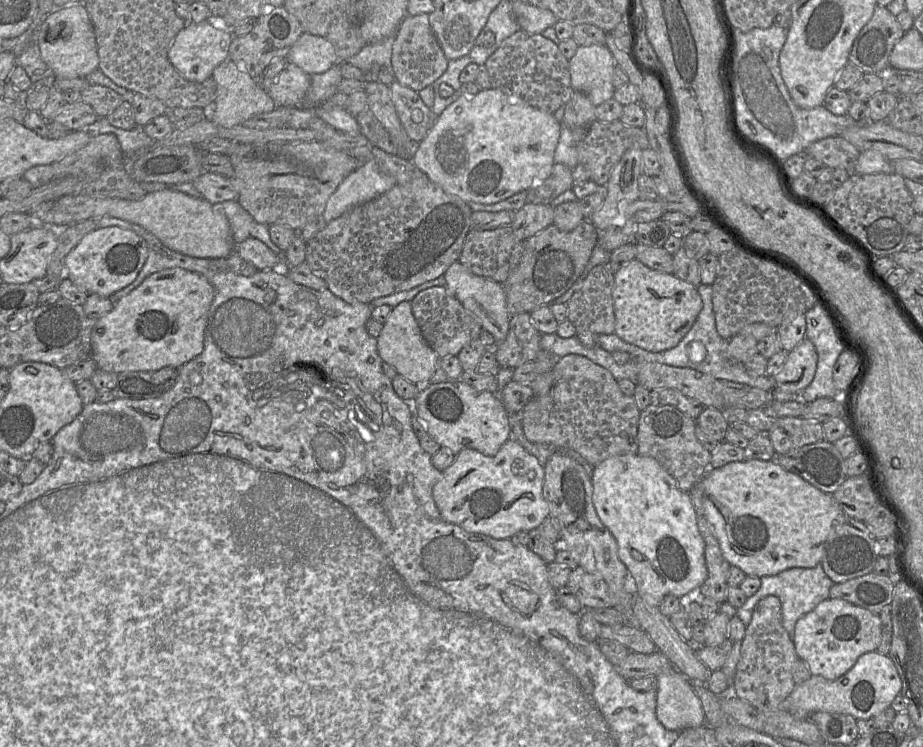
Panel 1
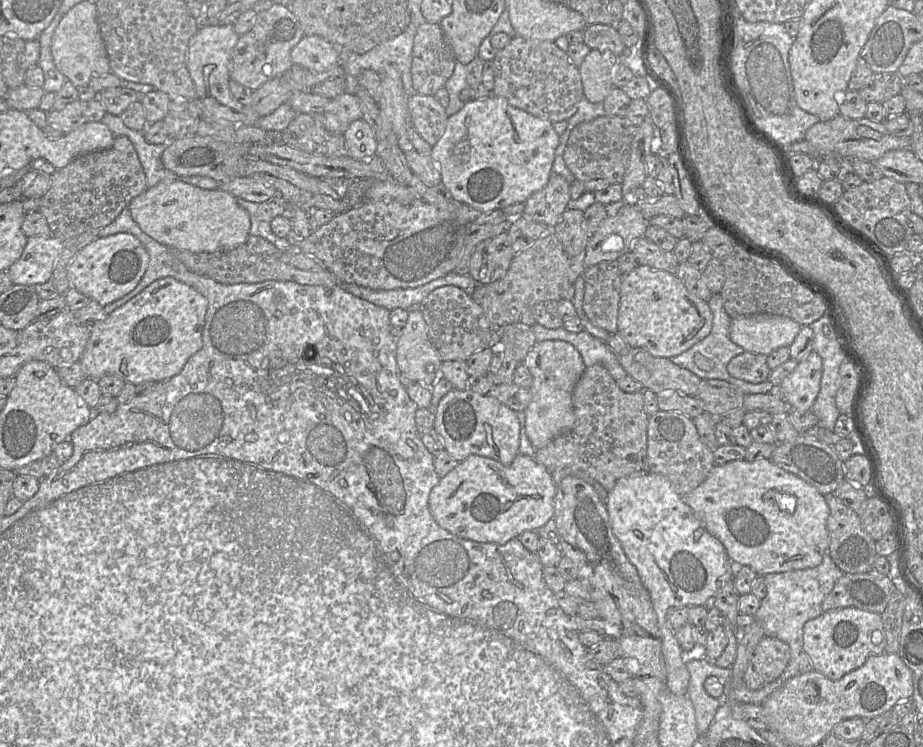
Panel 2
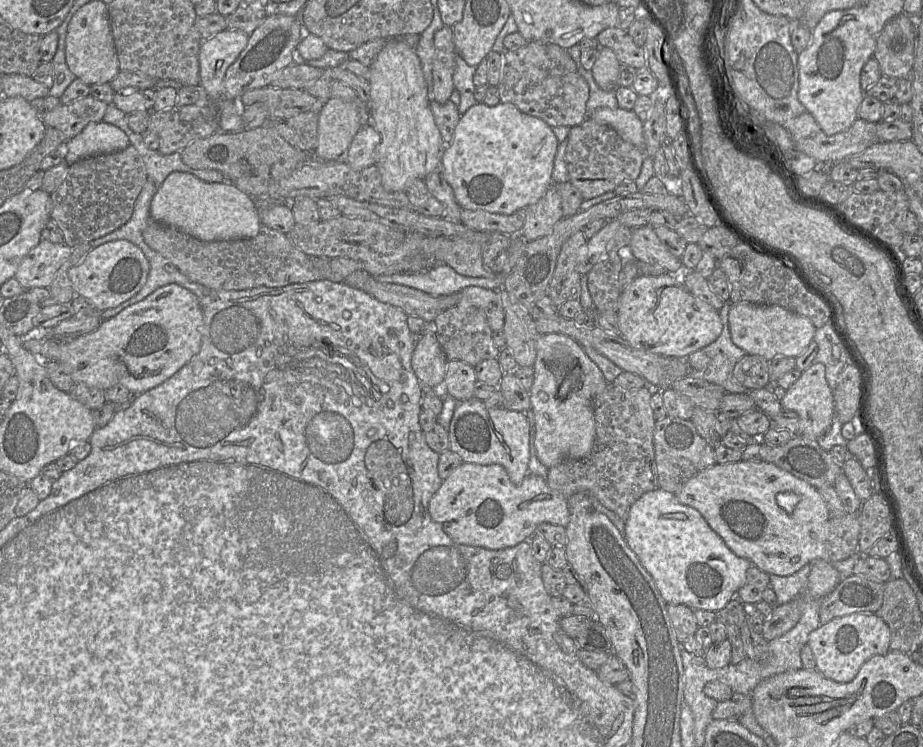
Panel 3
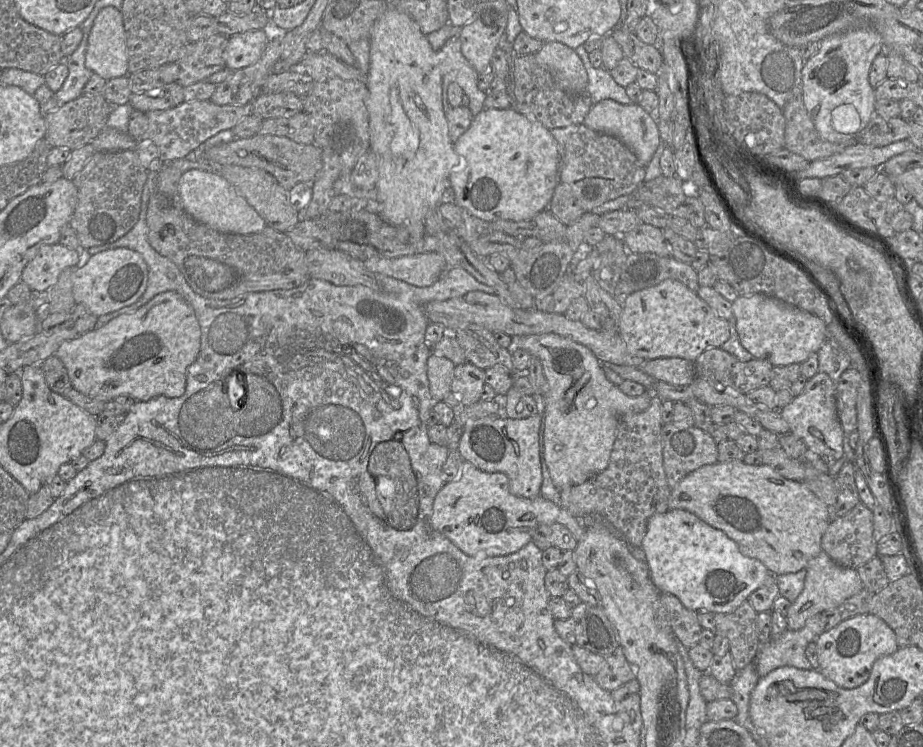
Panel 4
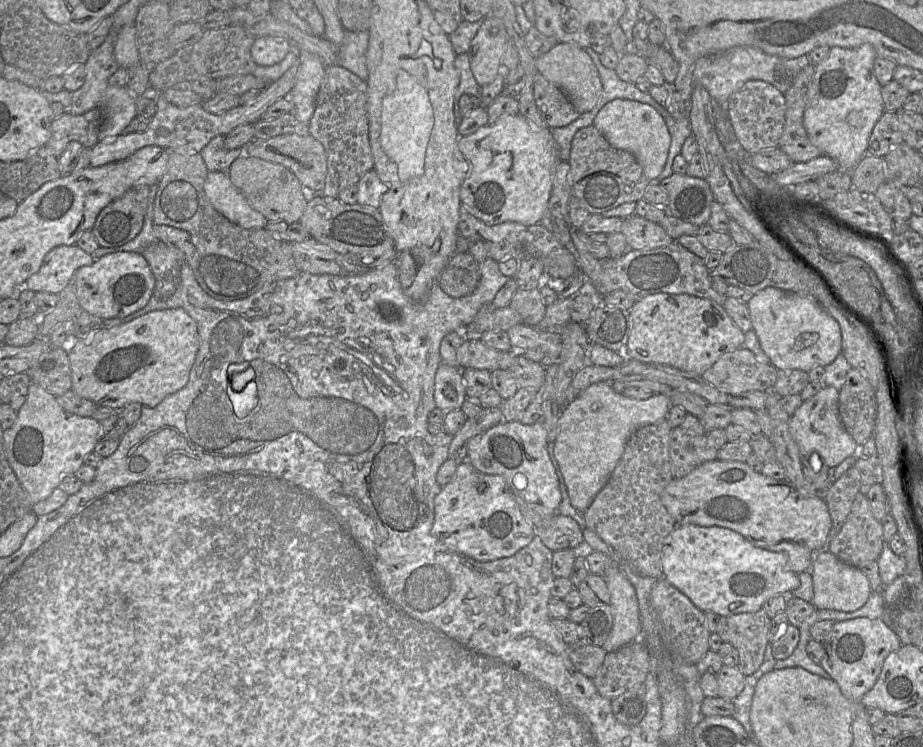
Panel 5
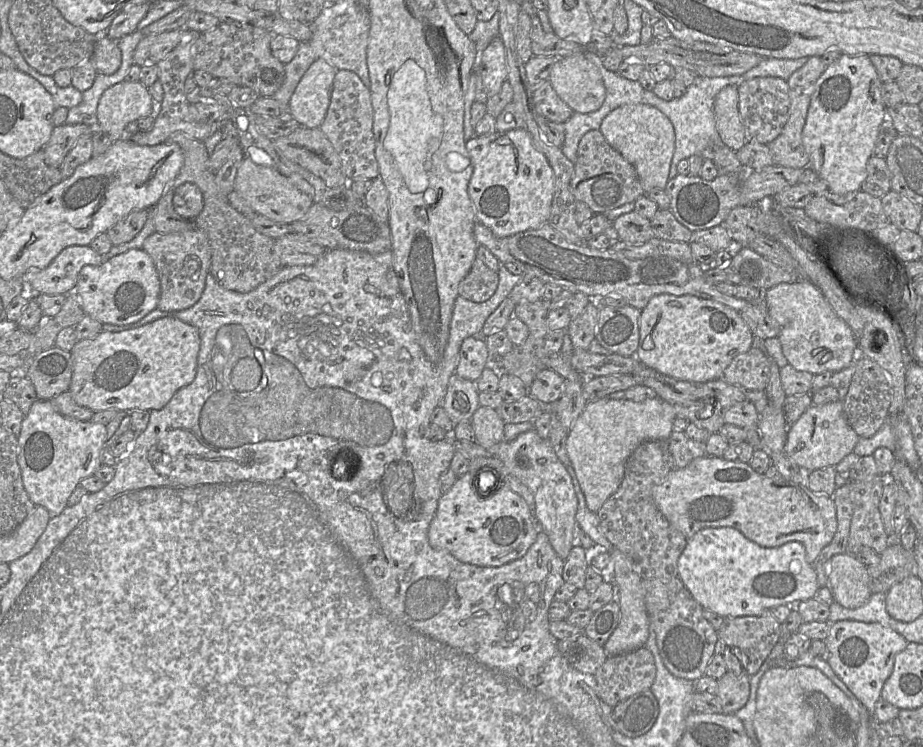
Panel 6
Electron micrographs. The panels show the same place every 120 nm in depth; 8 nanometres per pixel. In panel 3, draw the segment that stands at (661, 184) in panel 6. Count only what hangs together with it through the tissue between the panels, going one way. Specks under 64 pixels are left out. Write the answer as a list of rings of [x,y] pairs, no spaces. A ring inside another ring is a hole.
[[[597,108],[589,117],[599,124],[614,129],[623,140],[639,149],[644,149],[643,122],[633,110]]]

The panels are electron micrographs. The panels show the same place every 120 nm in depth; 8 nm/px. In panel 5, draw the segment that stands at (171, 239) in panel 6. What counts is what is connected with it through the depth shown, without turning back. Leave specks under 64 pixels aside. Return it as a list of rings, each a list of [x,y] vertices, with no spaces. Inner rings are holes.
[[[156,241],[142,253],[156,280],[154,296],[160,299],[171,297],[180,284],[184,253],[170,244]]]

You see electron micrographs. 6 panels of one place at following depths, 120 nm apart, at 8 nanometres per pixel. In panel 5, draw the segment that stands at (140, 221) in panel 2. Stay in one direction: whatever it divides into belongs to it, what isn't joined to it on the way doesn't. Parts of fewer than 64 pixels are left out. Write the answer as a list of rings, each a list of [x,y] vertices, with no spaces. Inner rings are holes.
[[[209,171],[204,183],[204,192],[213,207],[229,221],[245,229],[265,228],[268,220],[252,208],[242,193],[234,186],[227,172]]]

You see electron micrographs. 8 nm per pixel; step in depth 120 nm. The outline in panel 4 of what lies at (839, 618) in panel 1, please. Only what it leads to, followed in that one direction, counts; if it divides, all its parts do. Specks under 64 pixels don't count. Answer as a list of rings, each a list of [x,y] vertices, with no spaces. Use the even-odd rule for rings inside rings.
[[[871,613],[859,614],[842,621],[831,630],[821,633],[815,642],[818,671],[844,689],[853,689],[865,683],[875,661],[899,648],[894,631],[884,620]]]

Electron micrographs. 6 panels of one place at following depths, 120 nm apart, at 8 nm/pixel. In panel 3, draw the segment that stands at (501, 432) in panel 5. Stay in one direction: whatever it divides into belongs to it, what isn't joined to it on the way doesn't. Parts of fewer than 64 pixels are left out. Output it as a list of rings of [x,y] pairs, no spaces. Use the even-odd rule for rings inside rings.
[[[476,398],[459,401],[449,425],[448,435],[449,449],[457,453],[463,462],[500,464],[516,485],[521,484],[530,474],[530,425],[527,416],[521,412],[488,408],[483,401]]]

